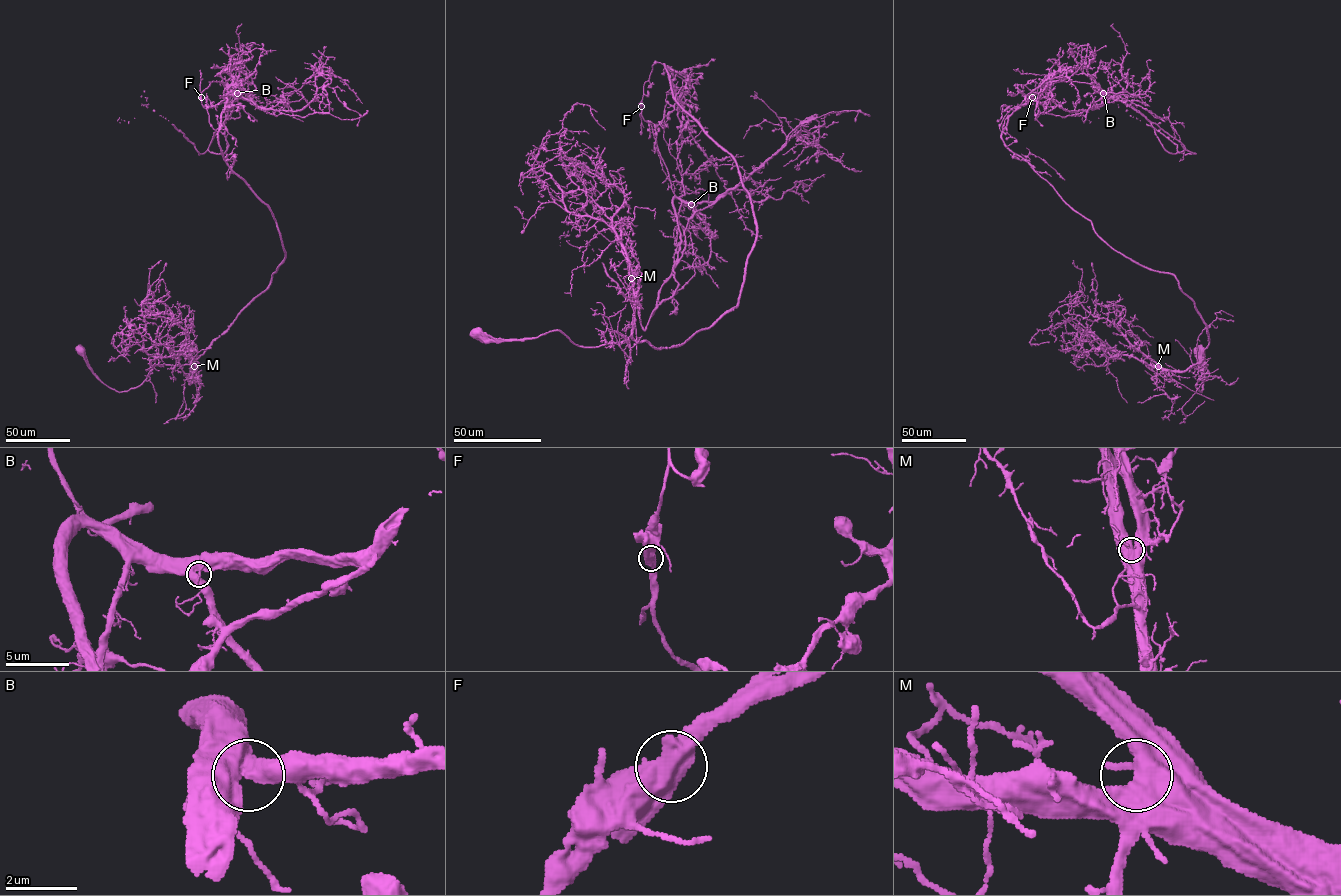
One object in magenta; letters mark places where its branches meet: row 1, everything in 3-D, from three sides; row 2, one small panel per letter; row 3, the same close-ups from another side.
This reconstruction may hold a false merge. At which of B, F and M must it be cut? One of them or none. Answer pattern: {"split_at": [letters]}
{"split_at": ["F"]}

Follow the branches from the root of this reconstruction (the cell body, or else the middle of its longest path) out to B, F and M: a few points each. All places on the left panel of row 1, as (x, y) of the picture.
B: (79, 349), (119, 392), (155, 365), (191, 364), (283, 261), (273, 215), (201, 103), (213, 81), (237, 93)
F: (79, 349), (119, 392), (138, 387), (155, 365), (191, 364), (283, 261), (273, 215), (226, 163), (200, 97)
M: (79, 349), (92, 373), (119, 392), (138, 387), (155, 365), (193, 363), (196, 371), (194, 366)

